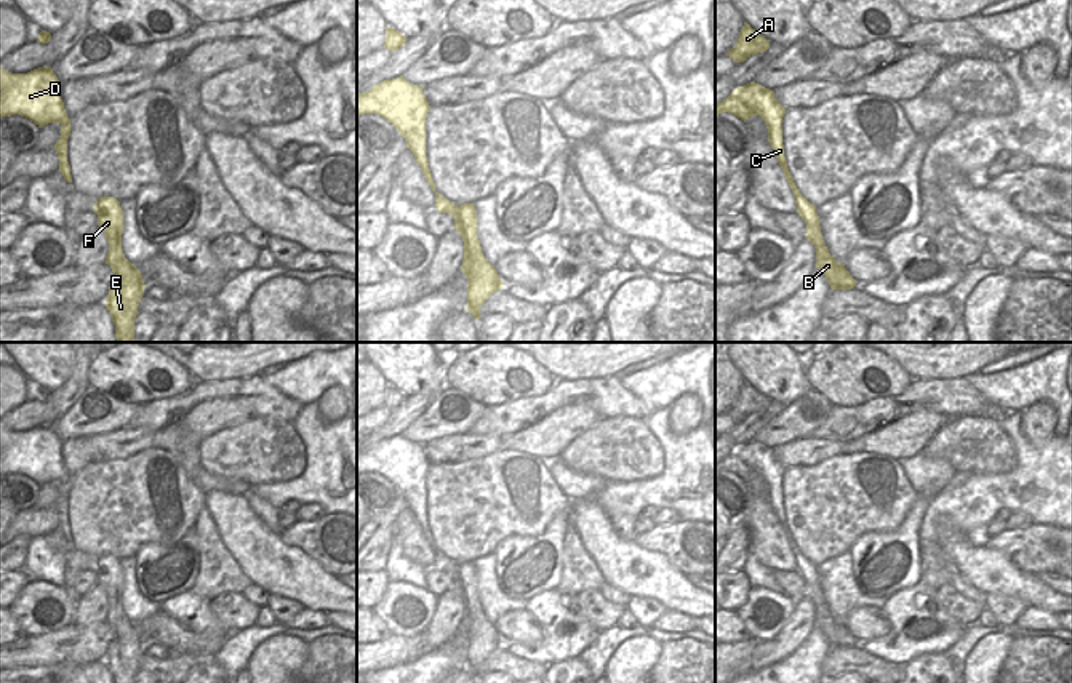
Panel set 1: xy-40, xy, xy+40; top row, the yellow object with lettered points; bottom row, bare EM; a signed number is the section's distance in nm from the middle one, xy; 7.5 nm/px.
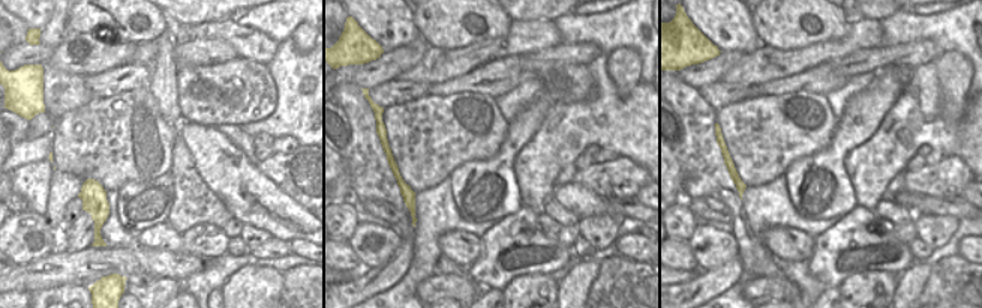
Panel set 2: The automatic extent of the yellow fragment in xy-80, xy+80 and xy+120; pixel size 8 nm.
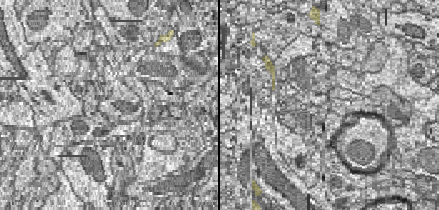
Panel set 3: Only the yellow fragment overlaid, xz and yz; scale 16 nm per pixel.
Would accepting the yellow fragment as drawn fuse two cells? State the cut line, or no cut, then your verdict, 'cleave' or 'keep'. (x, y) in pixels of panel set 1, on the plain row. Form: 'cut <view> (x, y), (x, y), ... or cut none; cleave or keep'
cut xy (458, 565), (458, 583), (455, 586); cleave

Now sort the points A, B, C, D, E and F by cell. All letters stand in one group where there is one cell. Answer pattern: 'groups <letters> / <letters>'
groups A C D / B E F

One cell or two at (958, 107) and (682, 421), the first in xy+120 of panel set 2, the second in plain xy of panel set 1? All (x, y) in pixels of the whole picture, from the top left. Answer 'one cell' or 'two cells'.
one cell

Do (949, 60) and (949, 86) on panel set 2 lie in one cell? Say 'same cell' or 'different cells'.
same cell

